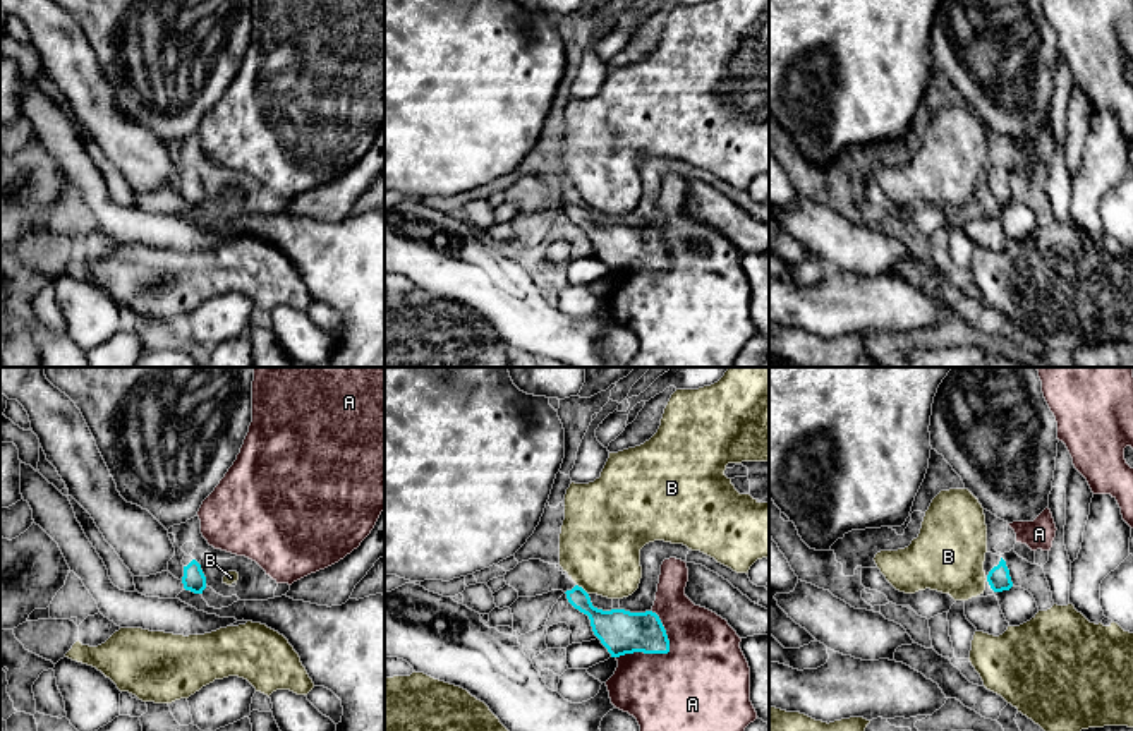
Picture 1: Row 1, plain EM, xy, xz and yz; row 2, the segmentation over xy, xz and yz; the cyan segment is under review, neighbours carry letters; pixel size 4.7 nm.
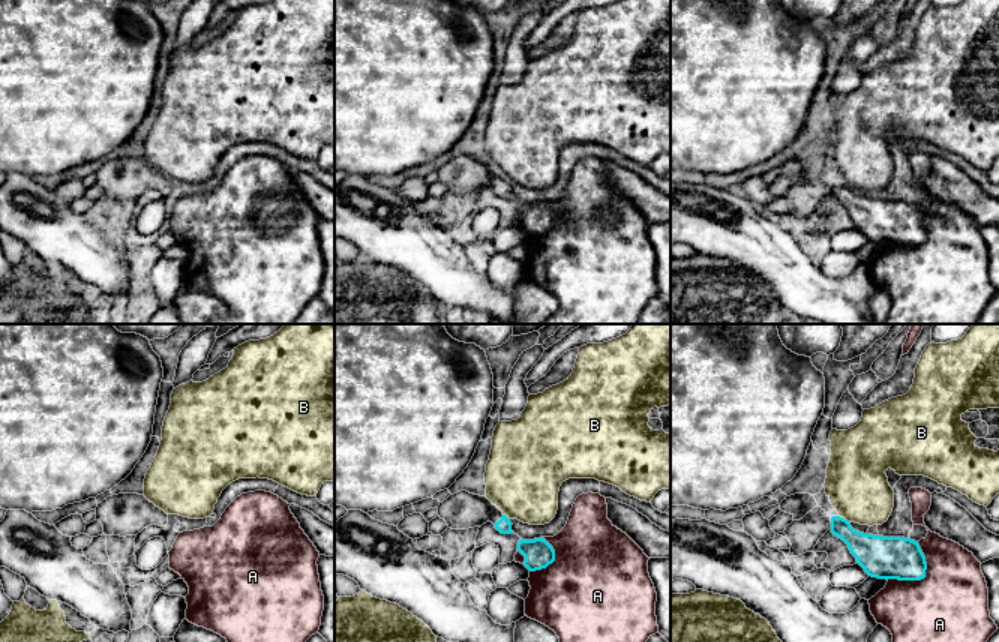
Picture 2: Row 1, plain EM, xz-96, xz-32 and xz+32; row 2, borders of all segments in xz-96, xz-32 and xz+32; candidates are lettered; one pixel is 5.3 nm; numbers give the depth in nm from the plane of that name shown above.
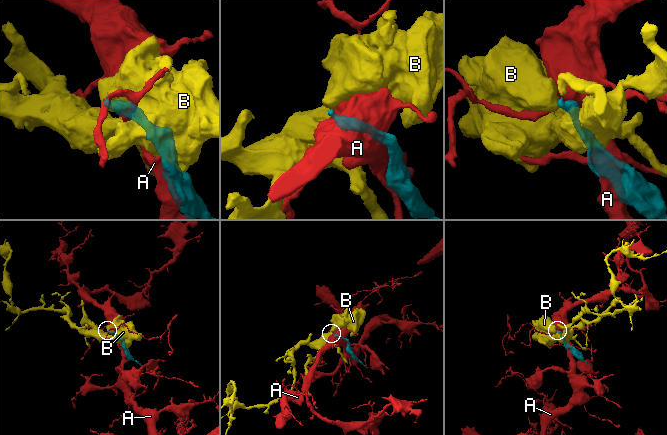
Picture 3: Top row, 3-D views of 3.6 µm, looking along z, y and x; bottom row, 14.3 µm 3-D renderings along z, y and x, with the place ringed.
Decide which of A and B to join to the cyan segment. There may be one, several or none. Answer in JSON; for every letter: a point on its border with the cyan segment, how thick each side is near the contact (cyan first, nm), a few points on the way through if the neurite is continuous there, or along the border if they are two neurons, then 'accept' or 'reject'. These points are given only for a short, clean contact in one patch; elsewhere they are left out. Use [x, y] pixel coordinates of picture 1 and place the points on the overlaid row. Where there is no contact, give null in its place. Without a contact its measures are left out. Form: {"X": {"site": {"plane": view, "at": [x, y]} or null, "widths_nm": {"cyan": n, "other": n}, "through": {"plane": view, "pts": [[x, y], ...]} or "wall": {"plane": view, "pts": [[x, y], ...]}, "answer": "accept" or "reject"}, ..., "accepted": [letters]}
{"A": {"site": {"plane": "xz", "at": [661, 652]}, "widths_nm": {"cyan": 200, "other": 440}, "answer": "reject"}, "B": {"site": {"plane": "xz", "at": [582, 589]}, "widths_nm": {"cyan": 190, "other": 380}, "wall": {"plane": "xz", "pts": [[577, 584], [587, 594]]}, "answer": "reject"}, "accepted": []}

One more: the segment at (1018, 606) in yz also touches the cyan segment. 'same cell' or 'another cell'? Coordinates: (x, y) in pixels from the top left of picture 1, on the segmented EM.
another cell

